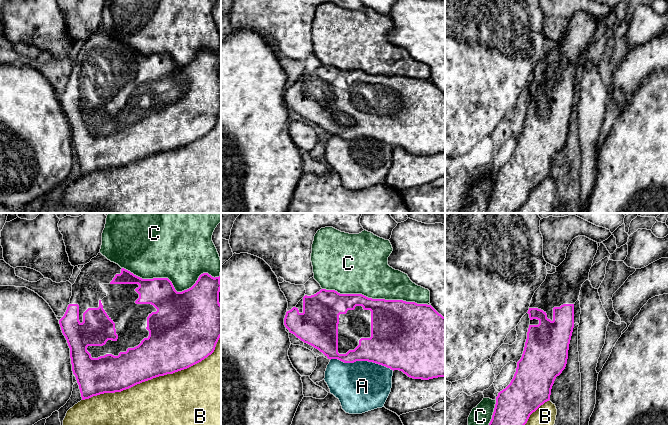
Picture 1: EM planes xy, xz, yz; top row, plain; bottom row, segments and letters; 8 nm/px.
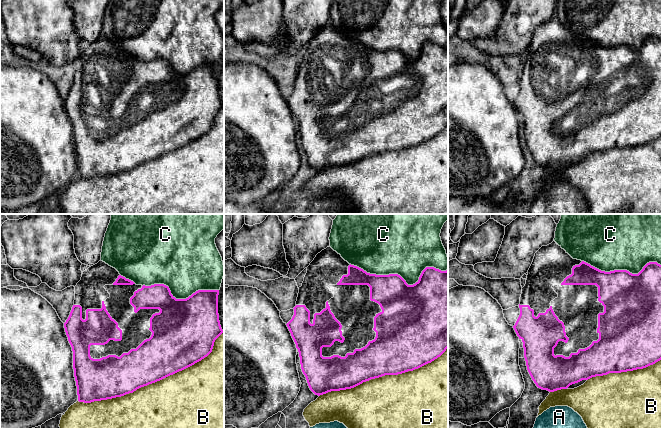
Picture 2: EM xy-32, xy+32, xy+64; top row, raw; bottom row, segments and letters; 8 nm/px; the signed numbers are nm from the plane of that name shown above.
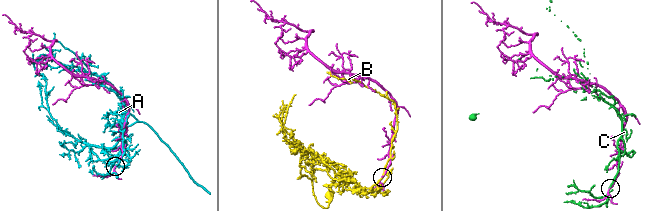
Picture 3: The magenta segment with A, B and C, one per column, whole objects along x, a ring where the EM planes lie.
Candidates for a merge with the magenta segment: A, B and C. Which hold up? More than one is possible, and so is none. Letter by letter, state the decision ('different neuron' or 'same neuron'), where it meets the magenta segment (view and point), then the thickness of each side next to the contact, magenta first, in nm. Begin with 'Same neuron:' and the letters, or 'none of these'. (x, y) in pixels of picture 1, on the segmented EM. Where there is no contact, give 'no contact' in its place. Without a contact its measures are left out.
Same neuron: none of these
A: different neuron | xz (362, 360) | 340/420 nm
B: different neuron | xy (155, 377) | 380/420 nm
C: different neuron | xy (172, 284) | 360/440 nm

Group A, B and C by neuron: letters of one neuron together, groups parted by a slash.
A / B / C

